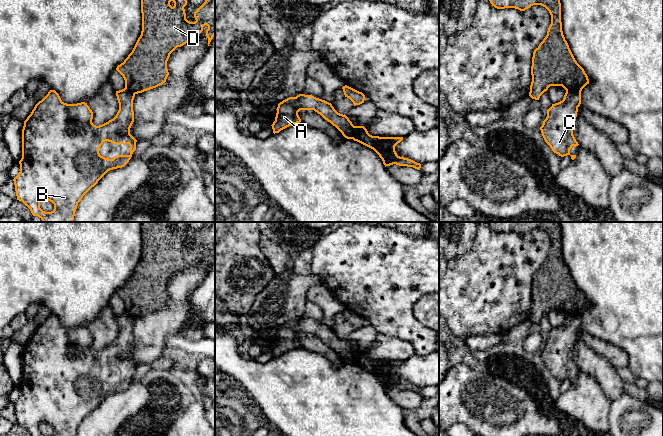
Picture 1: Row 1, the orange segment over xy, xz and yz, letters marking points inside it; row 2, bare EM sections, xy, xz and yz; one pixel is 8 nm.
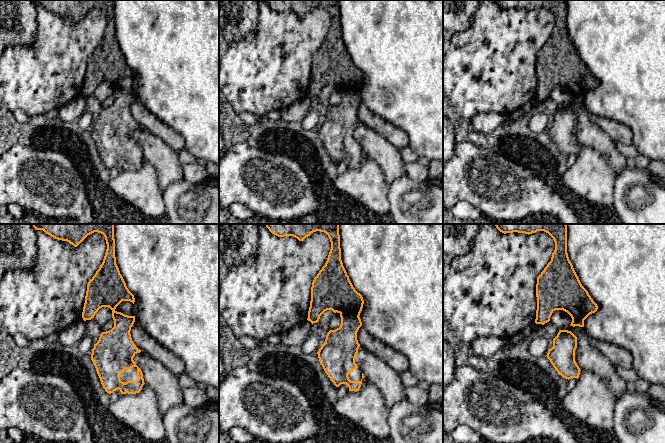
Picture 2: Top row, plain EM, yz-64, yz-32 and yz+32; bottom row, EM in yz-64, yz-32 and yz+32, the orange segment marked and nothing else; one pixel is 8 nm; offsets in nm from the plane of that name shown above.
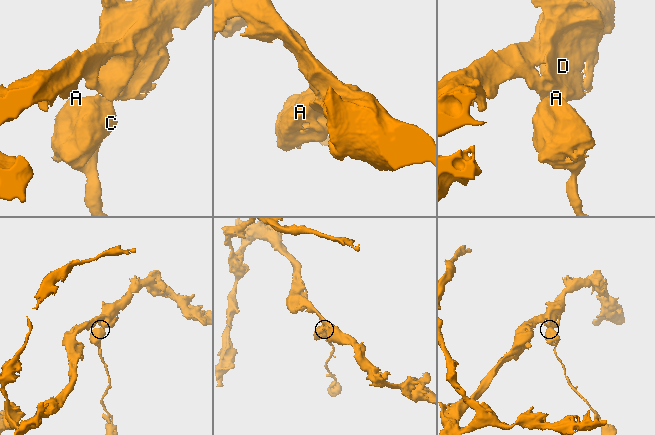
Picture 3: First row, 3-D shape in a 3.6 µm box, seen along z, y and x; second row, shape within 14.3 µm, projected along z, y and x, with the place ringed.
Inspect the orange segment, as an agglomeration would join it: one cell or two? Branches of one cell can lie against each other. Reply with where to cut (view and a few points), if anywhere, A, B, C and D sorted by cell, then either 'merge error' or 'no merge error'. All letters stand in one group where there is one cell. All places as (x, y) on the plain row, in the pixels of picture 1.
cut yz (566, 313), (580, 316); groups A B C / D; merge error

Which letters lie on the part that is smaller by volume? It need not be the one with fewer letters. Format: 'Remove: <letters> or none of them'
Remove: A, B, C

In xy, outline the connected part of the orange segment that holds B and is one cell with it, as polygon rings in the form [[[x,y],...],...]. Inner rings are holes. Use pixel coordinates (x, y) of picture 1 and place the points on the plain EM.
[[[126,312],[116,315],[119,334],[116,340],[108,346],[96,350],[92,347],[93,336],[85,326],[77,328],[64,327],[55,314],[39,325],[31,338],[24,345],[22,353],[22,382],[19,385],[20,396],[13,403],[17,424],[22,425],[31,436],[45,436],[40,432],[40,425],[45,423],[54,428],[51,436],[76,436],[78,427],[83,420],[94,411],[98,405],[110,394],[124,391],[136,374],[137,364],[130,358],[134,346],[133,324],[135,318]],[[104,365],[117,369],[128,368],[129,379],[117,379],[113,383],[100,379],[100,371]]]

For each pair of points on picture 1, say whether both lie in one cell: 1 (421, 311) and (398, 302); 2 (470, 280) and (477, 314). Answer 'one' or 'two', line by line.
1: two
2: one

